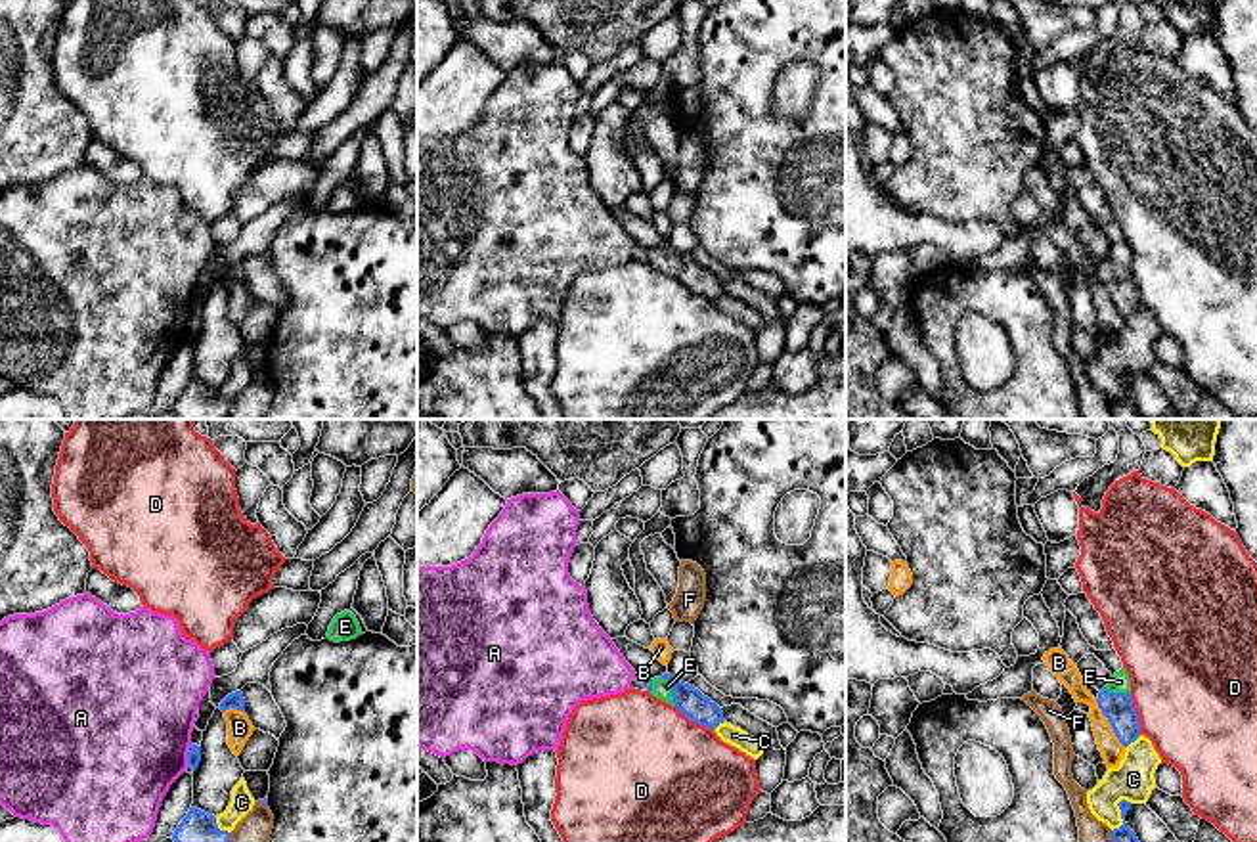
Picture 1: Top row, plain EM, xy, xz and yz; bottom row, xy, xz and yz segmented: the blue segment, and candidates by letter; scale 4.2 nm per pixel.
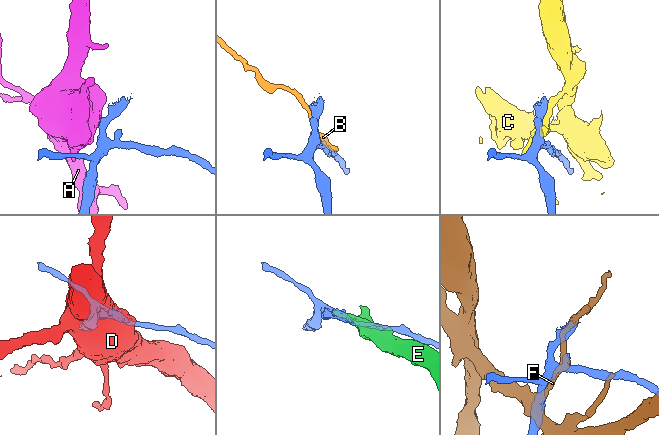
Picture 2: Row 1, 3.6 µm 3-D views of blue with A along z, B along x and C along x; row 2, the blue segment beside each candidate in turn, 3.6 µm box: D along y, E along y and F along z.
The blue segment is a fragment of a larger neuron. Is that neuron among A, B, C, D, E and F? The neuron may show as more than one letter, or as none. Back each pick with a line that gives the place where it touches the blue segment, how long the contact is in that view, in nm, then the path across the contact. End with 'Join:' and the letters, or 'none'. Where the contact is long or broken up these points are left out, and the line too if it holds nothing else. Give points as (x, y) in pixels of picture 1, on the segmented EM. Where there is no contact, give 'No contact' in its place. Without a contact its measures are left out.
E: Touches blue at xz (674, 687). Shared border 140 nm. Path across: xz (689, 701), (674, 687), (661, 687)
Join: E

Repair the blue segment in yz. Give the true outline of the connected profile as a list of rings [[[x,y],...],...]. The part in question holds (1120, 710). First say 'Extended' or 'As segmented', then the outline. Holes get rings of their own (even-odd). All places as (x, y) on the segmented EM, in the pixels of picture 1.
Extended. [[[1125,668],[1110,677],[1096,702],[1125,748],[1140,737],[1138,714],[1131,698],[1131,677]]]

